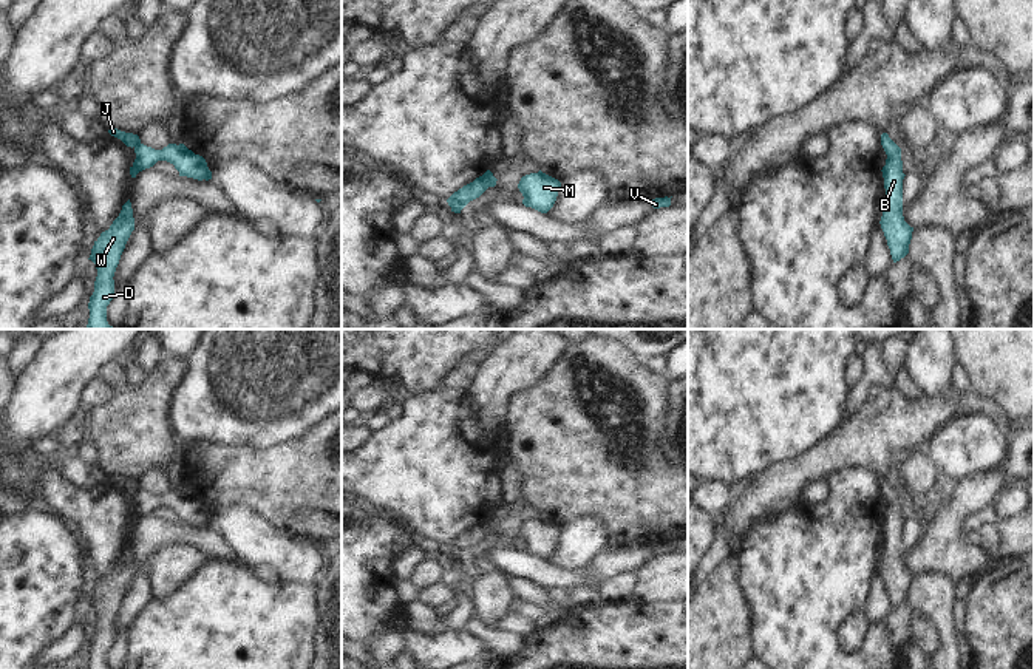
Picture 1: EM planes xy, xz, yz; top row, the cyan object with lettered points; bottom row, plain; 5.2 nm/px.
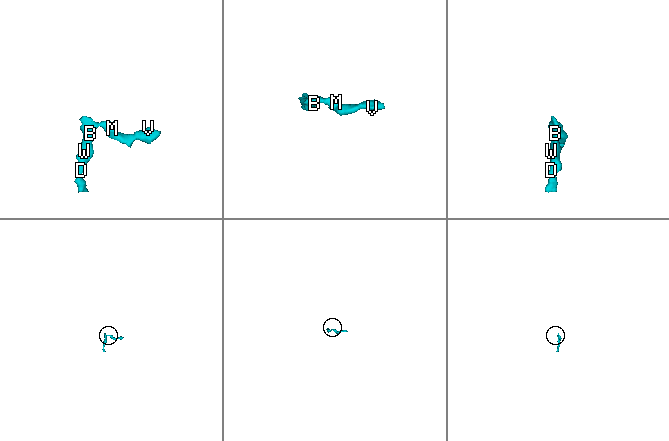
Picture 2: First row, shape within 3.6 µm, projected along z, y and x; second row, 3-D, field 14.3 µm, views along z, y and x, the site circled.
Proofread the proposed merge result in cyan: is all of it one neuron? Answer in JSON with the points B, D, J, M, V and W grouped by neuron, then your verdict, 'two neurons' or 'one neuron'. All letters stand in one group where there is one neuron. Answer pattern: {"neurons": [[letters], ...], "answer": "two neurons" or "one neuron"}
{"neurons": [["B", "D", "J", "W"], ["M", "V"]], "answer": "two neurons"}

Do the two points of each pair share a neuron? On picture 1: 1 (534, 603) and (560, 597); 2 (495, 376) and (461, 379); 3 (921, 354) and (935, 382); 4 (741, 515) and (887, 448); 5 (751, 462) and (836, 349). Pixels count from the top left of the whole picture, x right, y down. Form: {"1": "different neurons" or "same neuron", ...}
{"1": "different neurons", "2": "different neurons", "3": "same neuron", "4": "same neuron", "5": "same neuron"}

